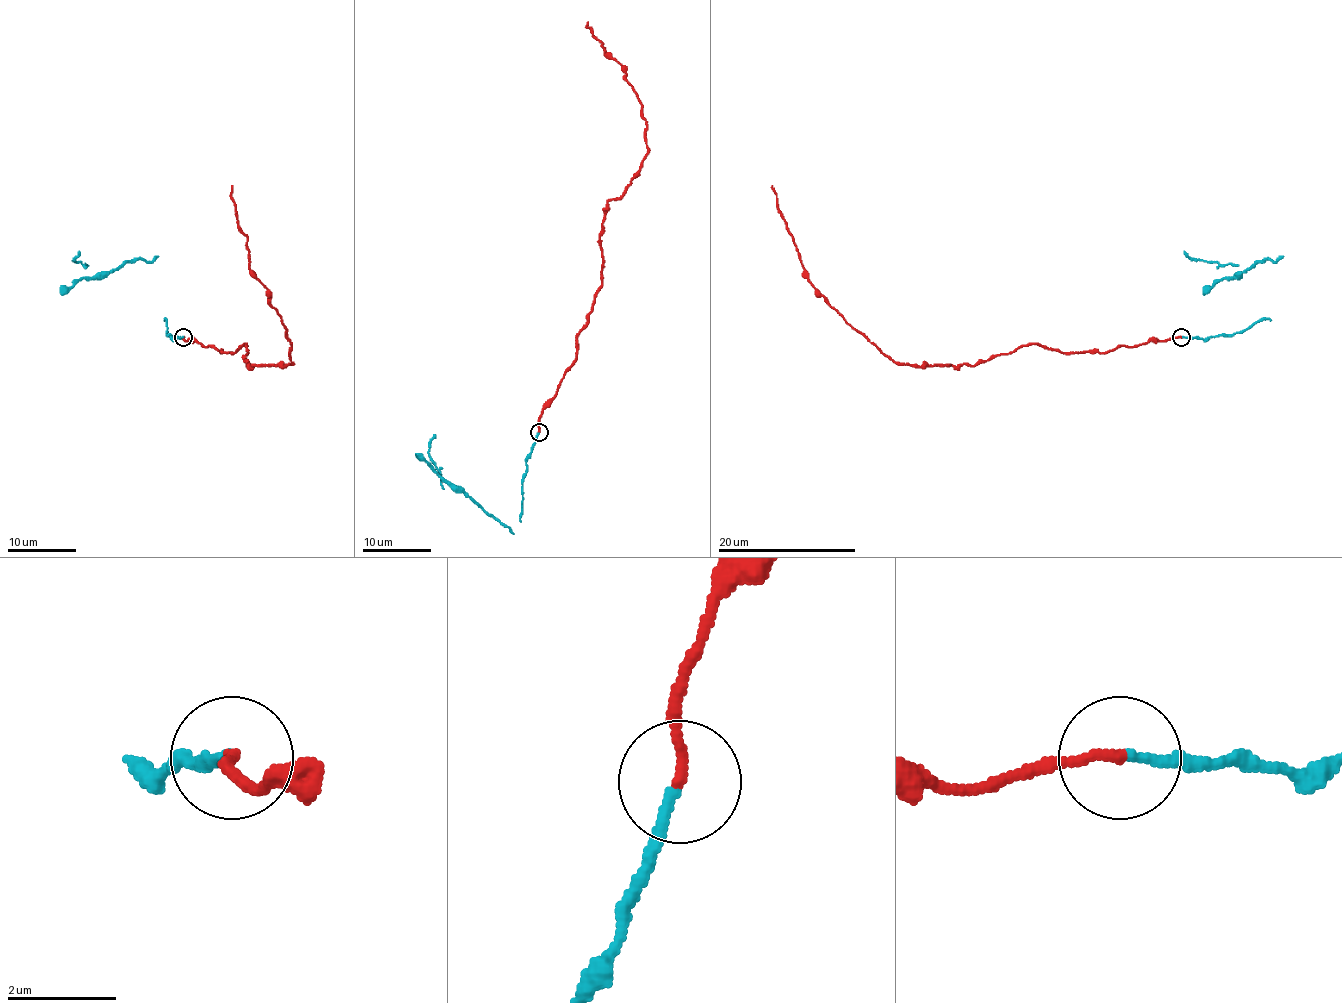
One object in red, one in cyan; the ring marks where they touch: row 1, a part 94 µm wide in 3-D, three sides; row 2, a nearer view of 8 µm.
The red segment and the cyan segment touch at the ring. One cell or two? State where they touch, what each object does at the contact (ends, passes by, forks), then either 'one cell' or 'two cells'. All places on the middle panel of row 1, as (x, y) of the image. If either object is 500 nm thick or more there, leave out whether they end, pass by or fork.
(539, 432) | red ends | cyan ends | one cell

